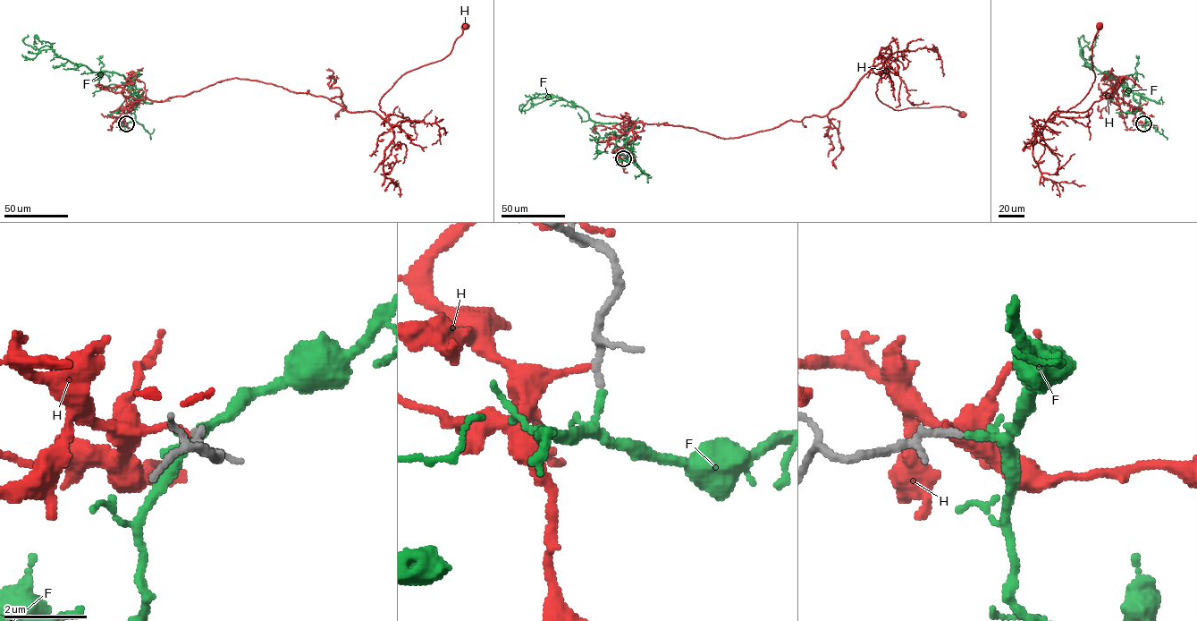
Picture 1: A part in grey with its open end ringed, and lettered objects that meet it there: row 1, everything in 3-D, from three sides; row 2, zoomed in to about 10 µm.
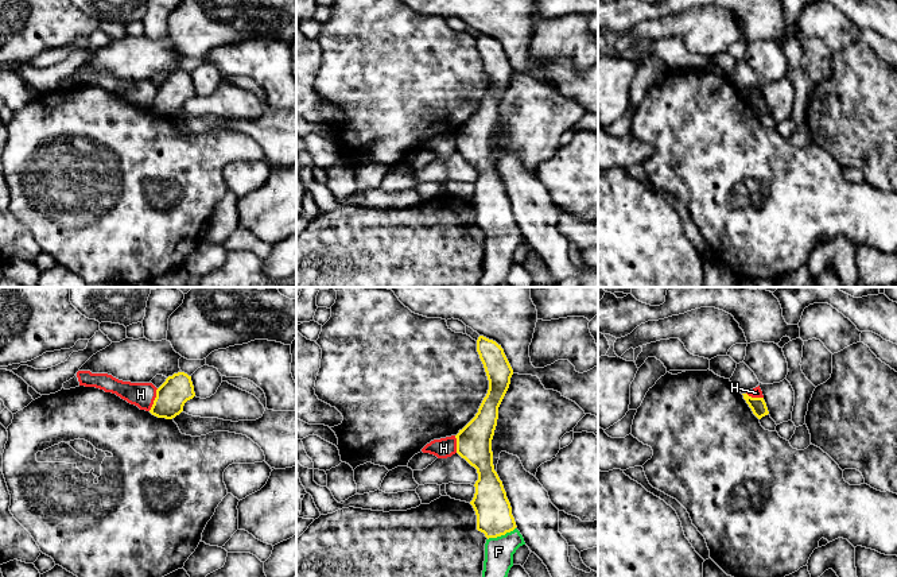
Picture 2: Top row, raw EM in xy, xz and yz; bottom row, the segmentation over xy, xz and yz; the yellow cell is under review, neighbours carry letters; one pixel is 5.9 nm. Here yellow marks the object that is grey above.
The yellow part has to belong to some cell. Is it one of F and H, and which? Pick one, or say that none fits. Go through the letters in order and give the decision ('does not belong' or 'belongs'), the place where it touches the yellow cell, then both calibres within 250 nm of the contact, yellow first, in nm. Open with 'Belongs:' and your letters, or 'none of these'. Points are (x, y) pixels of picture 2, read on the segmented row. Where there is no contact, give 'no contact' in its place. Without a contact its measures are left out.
Belongs: F
F: belongs; contact xz (501, 534); calibres 220 and 180 nm
H: does not belong; contact xy (155, 399); calibres 180 and 140 nm

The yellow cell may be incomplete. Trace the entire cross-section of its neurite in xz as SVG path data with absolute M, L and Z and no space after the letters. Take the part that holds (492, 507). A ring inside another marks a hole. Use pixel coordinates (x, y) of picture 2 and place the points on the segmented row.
M479 336L477 352L489 380L489 390L475 417L455 435L457 453L478 473L470 504L477 515L477 530L488 538L482 577L508 577L513 554L525 542L516 528L510 503L494 470L492 439L498 407L509 388L513 369L501 345L493 340Z

